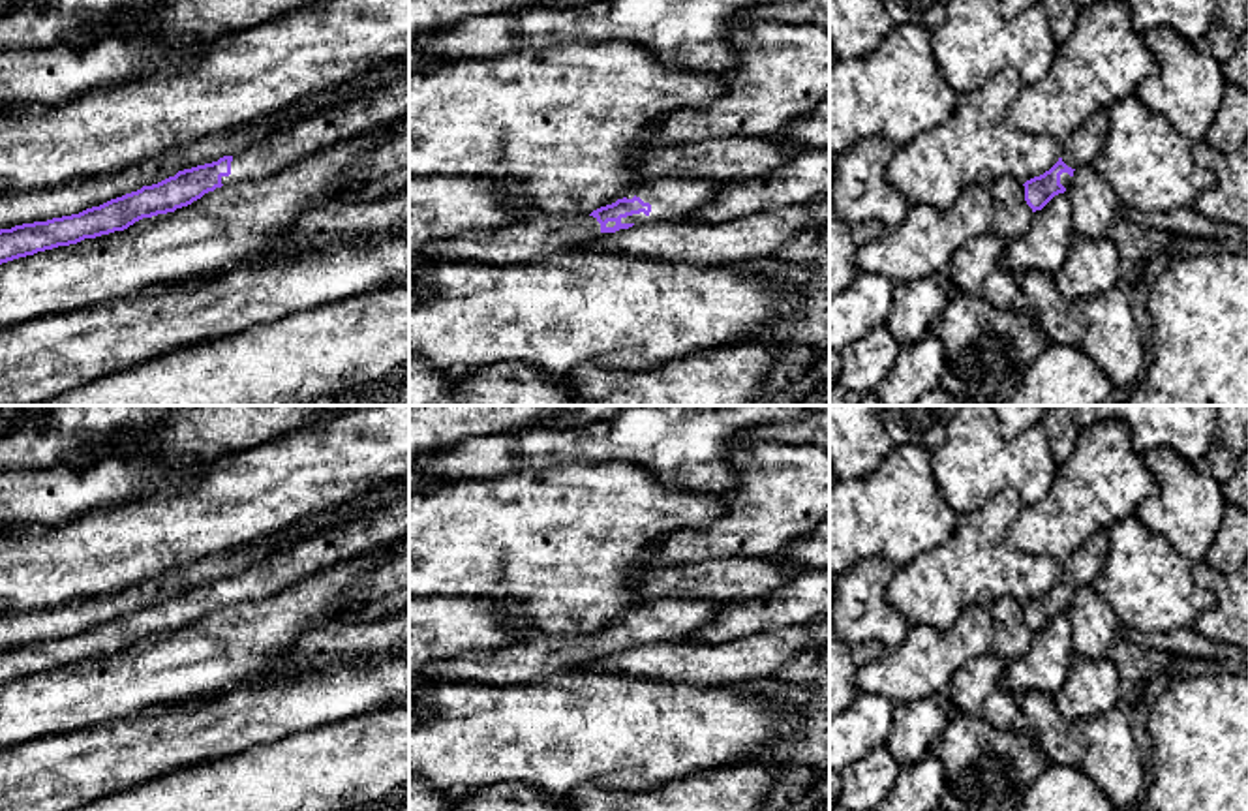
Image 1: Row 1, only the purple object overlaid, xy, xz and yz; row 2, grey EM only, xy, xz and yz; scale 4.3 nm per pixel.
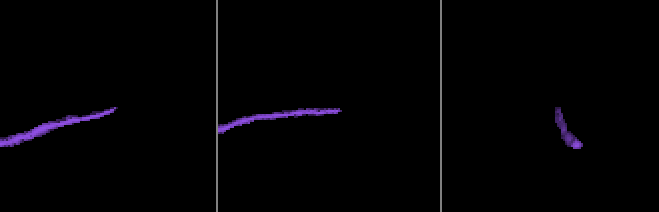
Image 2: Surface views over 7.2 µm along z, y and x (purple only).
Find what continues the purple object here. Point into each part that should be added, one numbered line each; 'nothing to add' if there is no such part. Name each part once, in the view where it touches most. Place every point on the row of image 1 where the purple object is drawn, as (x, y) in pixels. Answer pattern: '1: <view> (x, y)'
1: xz (672, 199)

